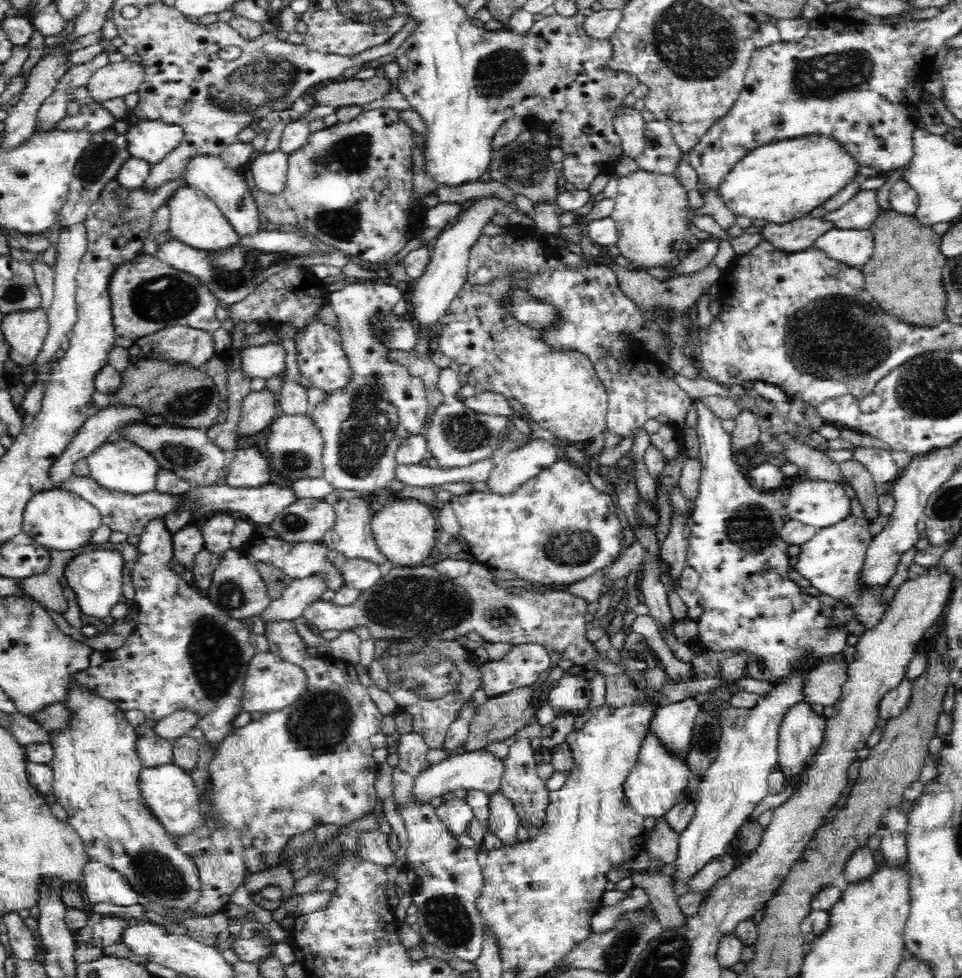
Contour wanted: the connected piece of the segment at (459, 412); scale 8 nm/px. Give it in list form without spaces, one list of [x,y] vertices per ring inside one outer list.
[[[442,368],[437,381],[437,387],[442,393],[442,402],[432,412],[432,416],[423,426],[427,447],[432,456],[436,458],[439,467],[456,467],[473,465],[475,462],[492,459],[492,450],[496,448],[496,440],[500,440],[500,432],[510,426],[509,416],[490,416],[480,414],[470,410],[464,402],[456,398],[456,393],[460,390],[460,380],[458,371],[452,368]]]

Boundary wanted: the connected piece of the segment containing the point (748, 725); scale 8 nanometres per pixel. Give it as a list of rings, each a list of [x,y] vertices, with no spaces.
[[[808,652],[806,658],[802,660],[802,664],[792,667],[790,674],[783,675],[782,678],[774,681],[773,692],[770,695],[760,697],[754,708],[735,708],[728,704],[726,708],[717,712],[721,730],[721,737],[718,741],[718,754],[714,758],[714,762],[710,764],[710,768],[702,774],[702,780],[698,786],[698,802],[694,818],[691,819],[690,824],[679,835],[678,858],[680,860],[676,860],[678,870],[674,874],[674,884],[672,884],[676,897],[680,897],[680,894],[683,895],[687,892],[689,880],[699,870],[702,870],[704,865],[710,862],[710,859],[724,854],[724,848],[734,839],[734,832],[740,830],[739,828],[752,814],[752,810],[756,808],[756,804],[769,794],[768,776],[770,776],[774,766],[777,764],[778,737],[782,717],[785,716],[788,709],[794,707],[798,702],[803,702],[804,695],[802,695],[802,690],[805,689],[805,674],[810,669],[817,668],[818,664],[820,662],[817,662],[813,658],[813,654]]]

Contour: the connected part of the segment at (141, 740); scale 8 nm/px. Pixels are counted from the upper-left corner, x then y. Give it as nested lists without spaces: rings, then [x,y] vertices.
[[[154,733],[138,737],[135,745],[143,767],[172,763],[173,746],[171,740],[166,740]]]

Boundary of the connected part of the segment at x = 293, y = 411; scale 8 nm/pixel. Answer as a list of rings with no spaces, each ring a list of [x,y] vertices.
[[[282,339],[280,343],[287,350],[285,359],[285,379],[283,380],[280,390],[280,398],[278,404],[282,408],[284,415],[306,415],[308,414],[308,395],[306,387],[302,386],[300,380],[297,351],[294,350],[294,345]]]

